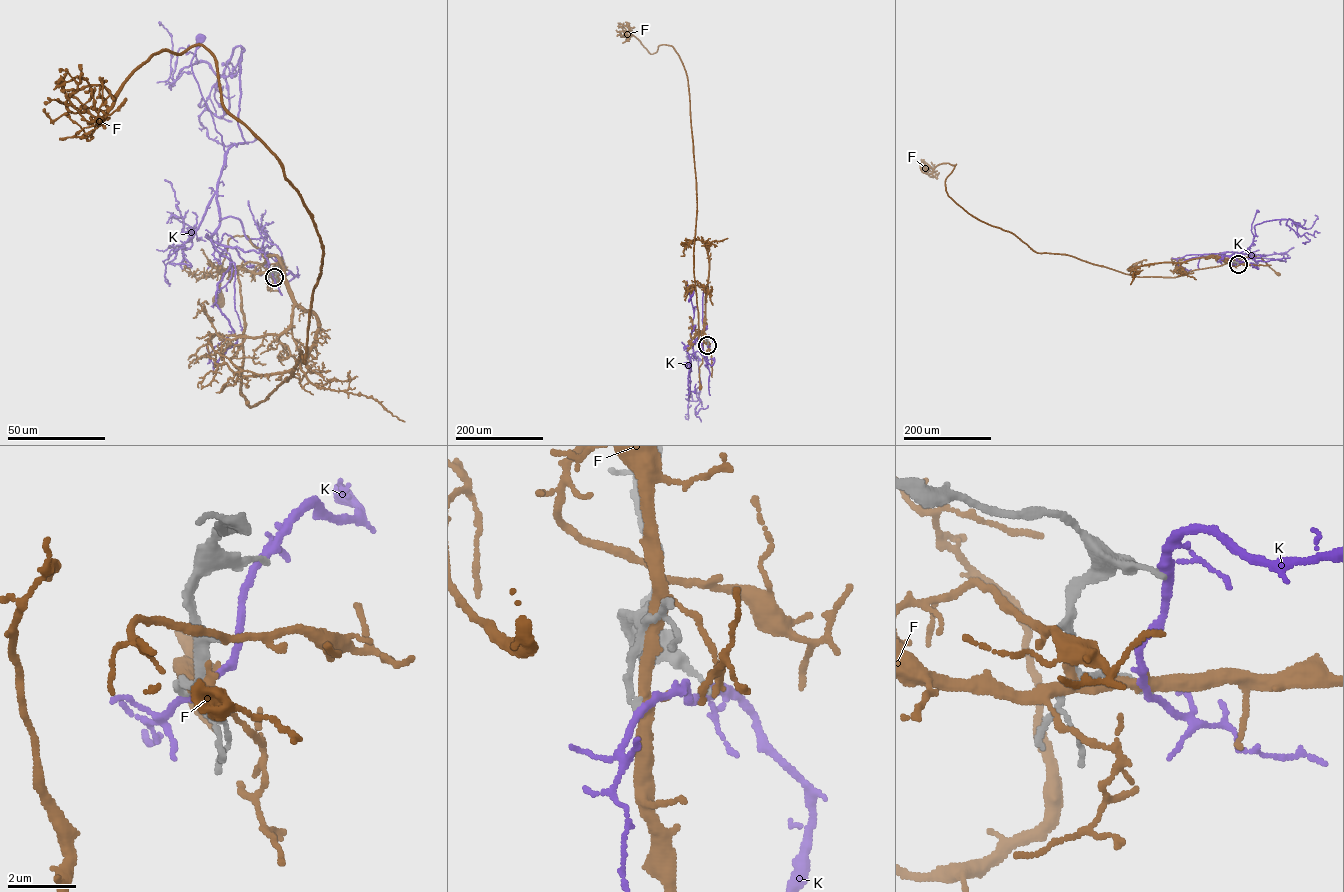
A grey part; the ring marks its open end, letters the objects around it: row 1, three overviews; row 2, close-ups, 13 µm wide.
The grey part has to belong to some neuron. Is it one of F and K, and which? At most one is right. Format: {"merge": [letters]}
{"merge": []}

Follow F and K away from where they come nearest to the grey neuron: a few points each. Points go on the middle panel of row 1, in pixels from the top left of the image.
F: (707, 345), (705, 317), (702, 363), (699, 368), (700, 387)
K: (707, 345), (707, 355), (697, 351), (695, 358), (690, 354), (688, 358)

